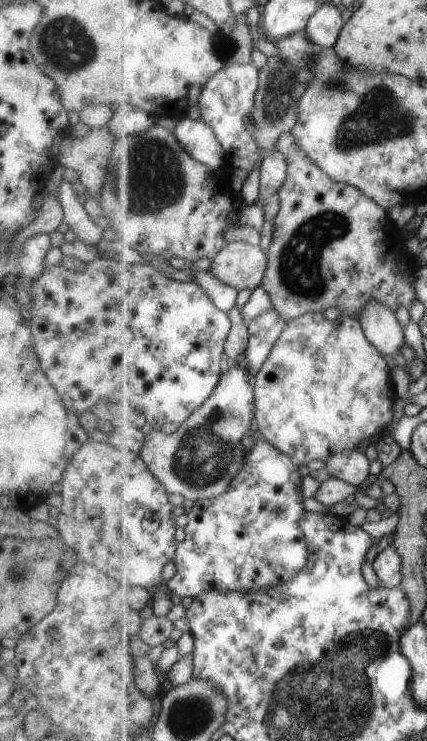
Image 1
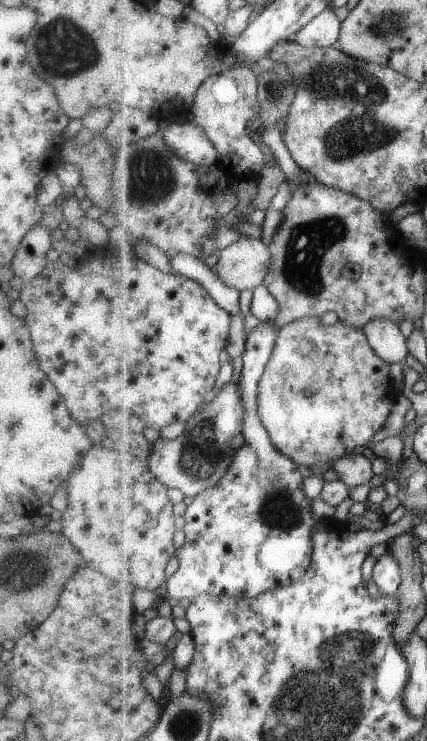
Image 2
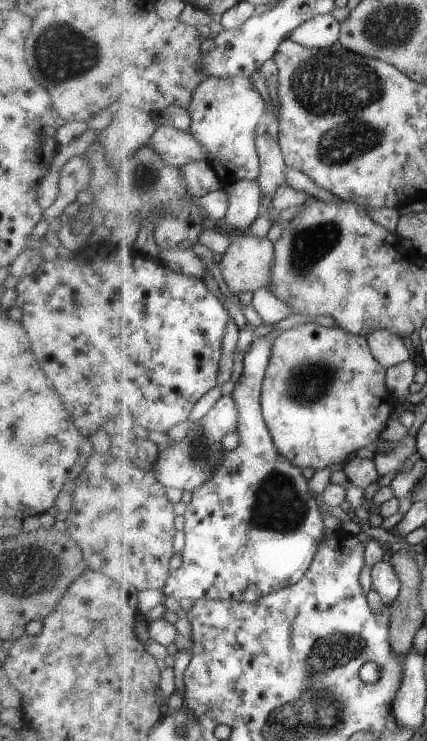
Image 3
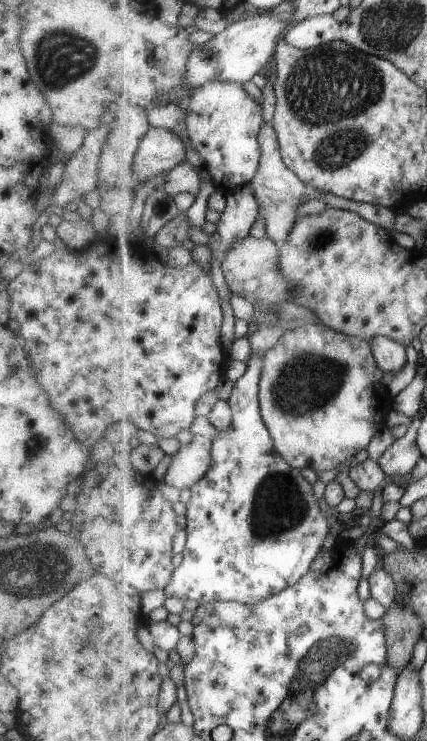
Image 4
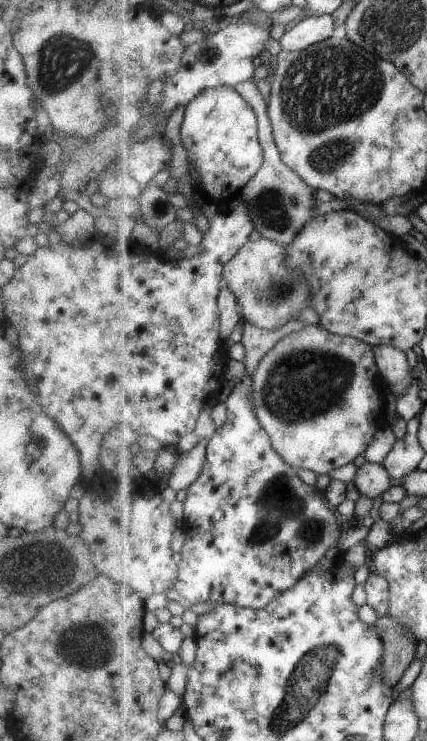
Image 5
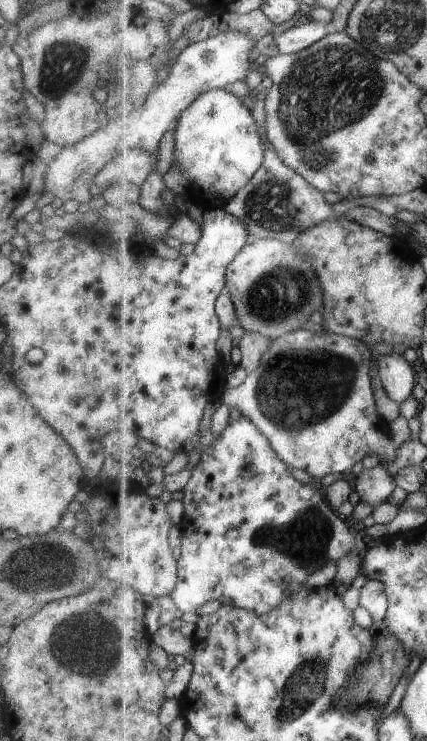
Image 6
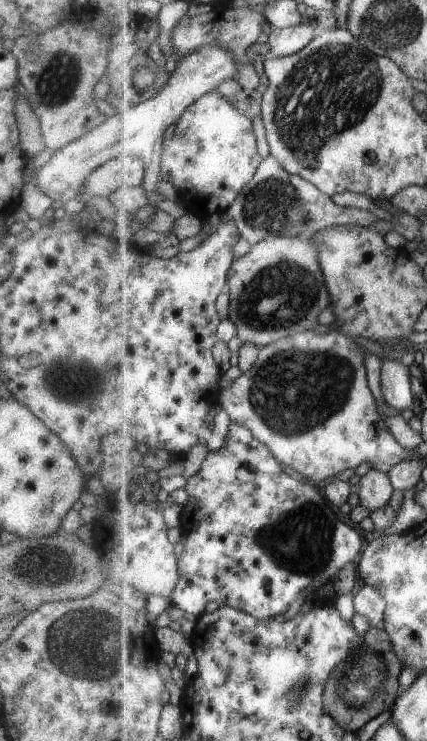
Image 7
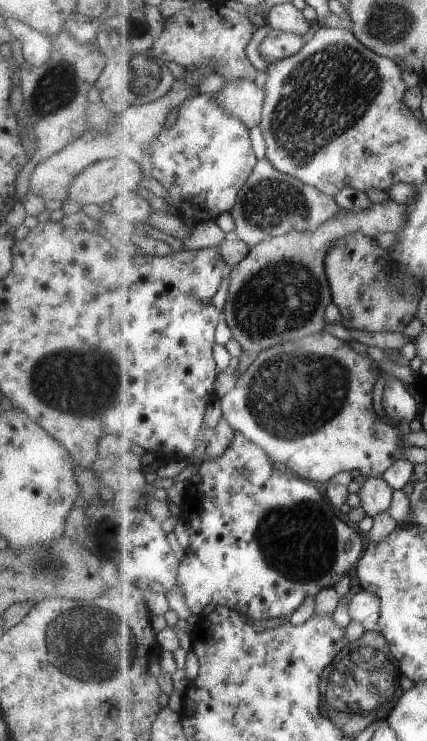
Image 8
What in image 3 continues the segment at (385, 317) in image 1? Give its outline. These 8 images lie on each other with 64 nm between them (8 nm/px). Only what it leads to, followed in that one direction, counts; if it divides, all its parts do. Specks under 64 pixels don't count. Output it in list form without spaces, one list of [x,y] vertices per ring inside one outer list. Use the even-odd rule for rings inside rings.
[[[375,330],[369,334],[368,341],[375,358],[386,368],[399,366],[411,356],[410,348],[393,330]]]

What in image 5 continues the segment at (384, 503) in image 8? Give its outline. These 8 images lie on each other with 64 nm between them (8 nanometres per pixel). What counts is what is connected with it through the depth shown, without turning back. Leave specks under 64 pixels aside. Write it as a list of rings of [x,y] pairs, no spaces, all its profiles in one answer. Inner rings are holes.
[[[365,462],[356,470],[353,482],[359,488],[360,493],[372,501],[383,498],[393,487],[393,478],[389,471],[377,463]]]

